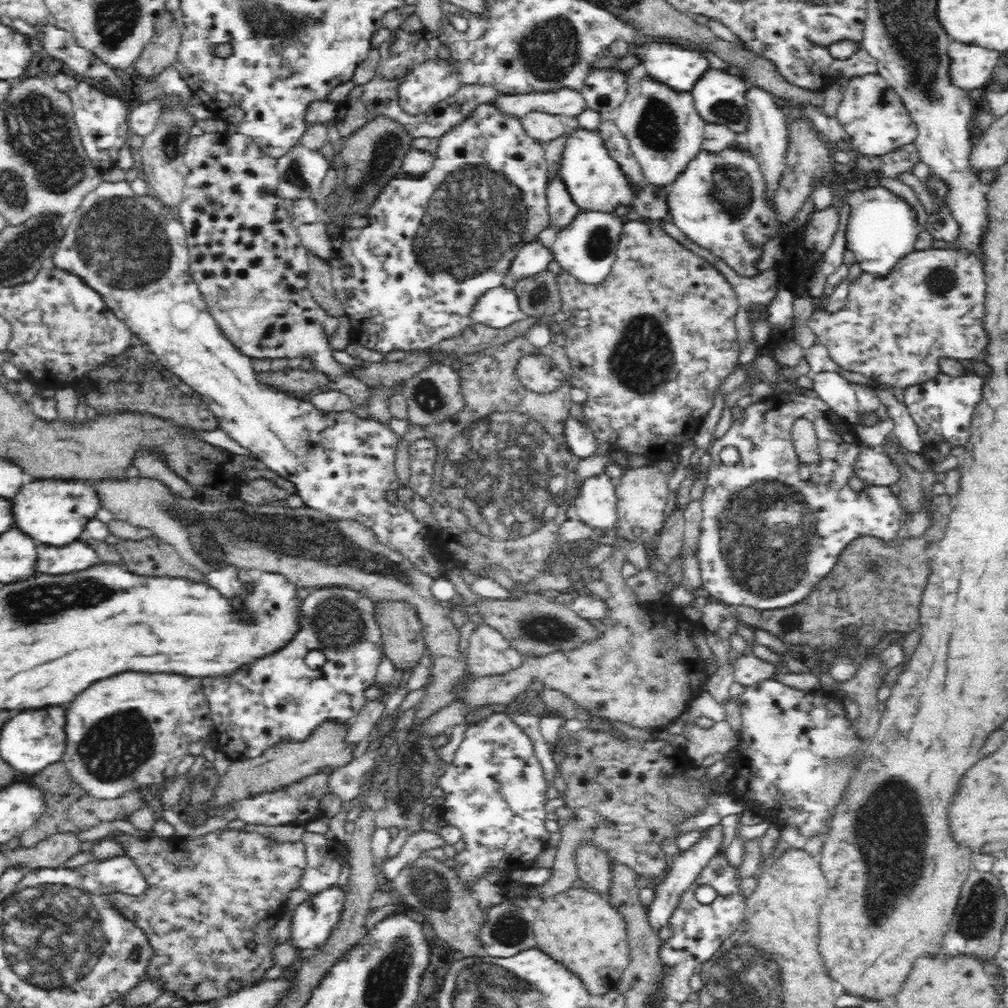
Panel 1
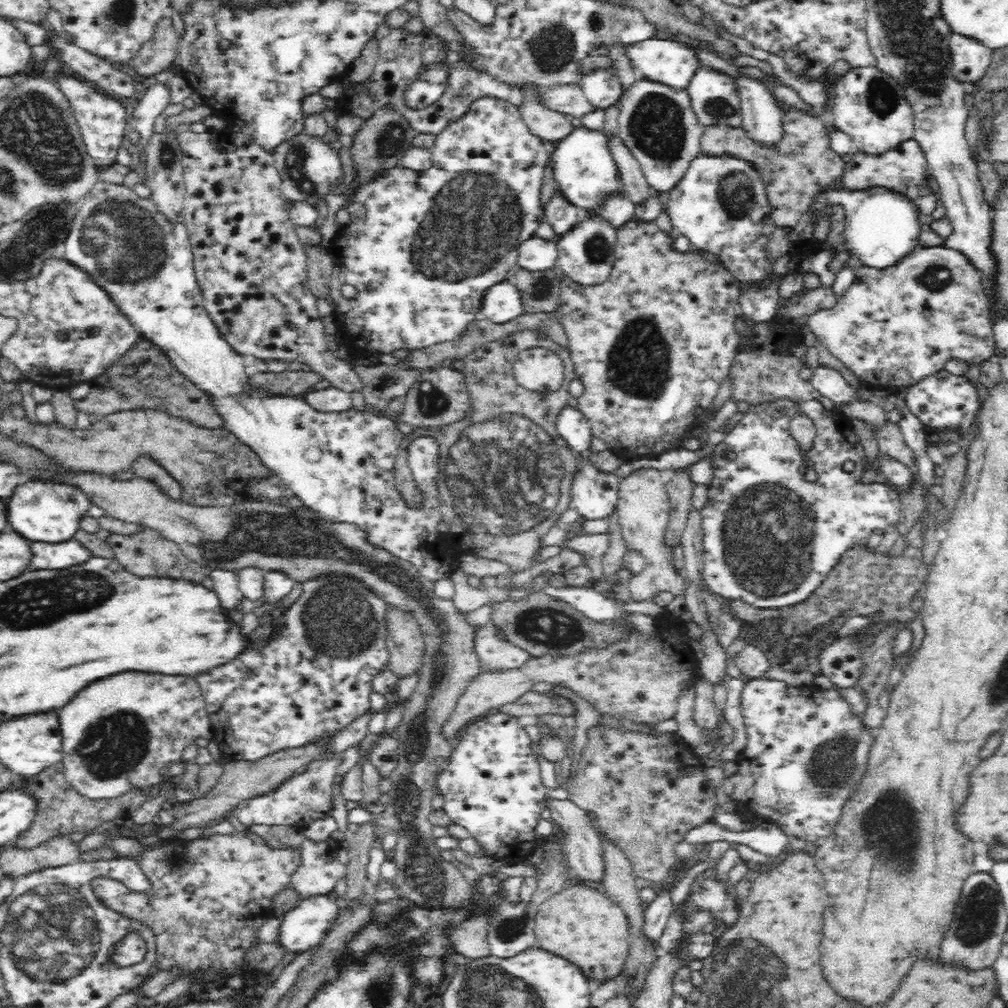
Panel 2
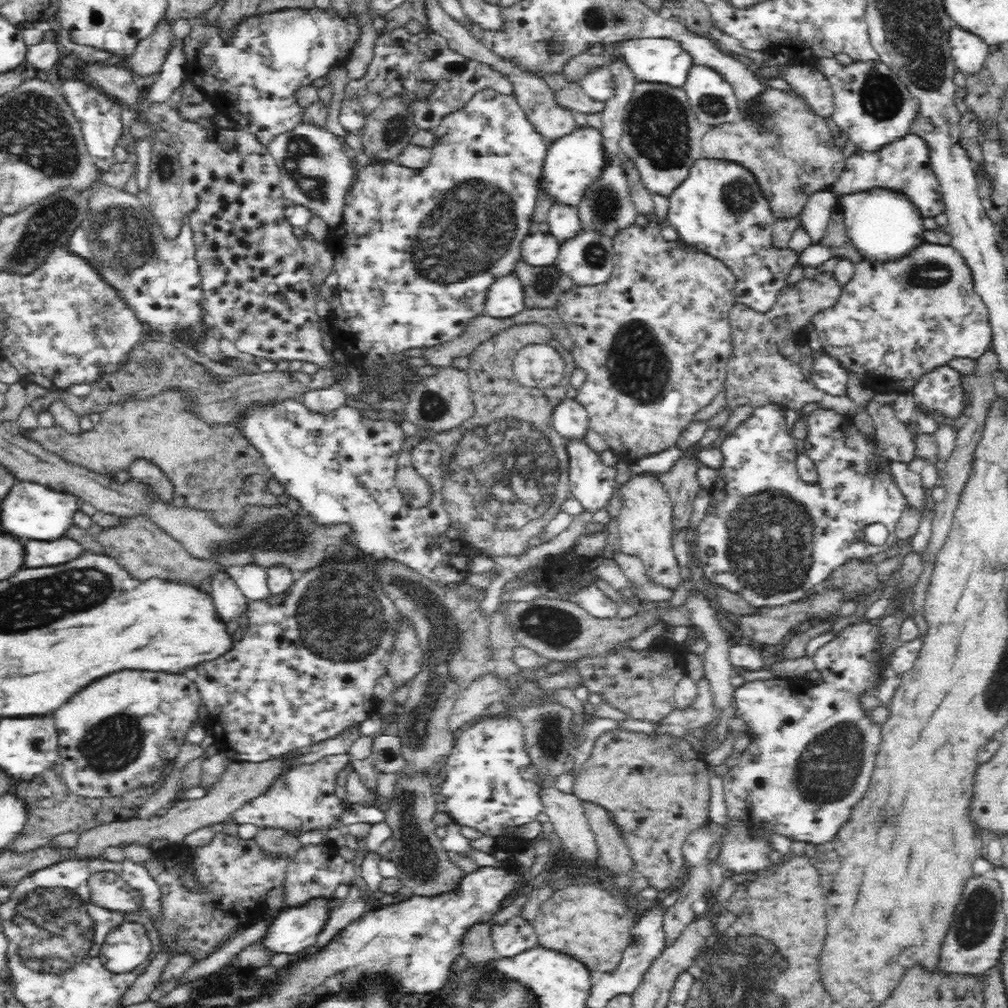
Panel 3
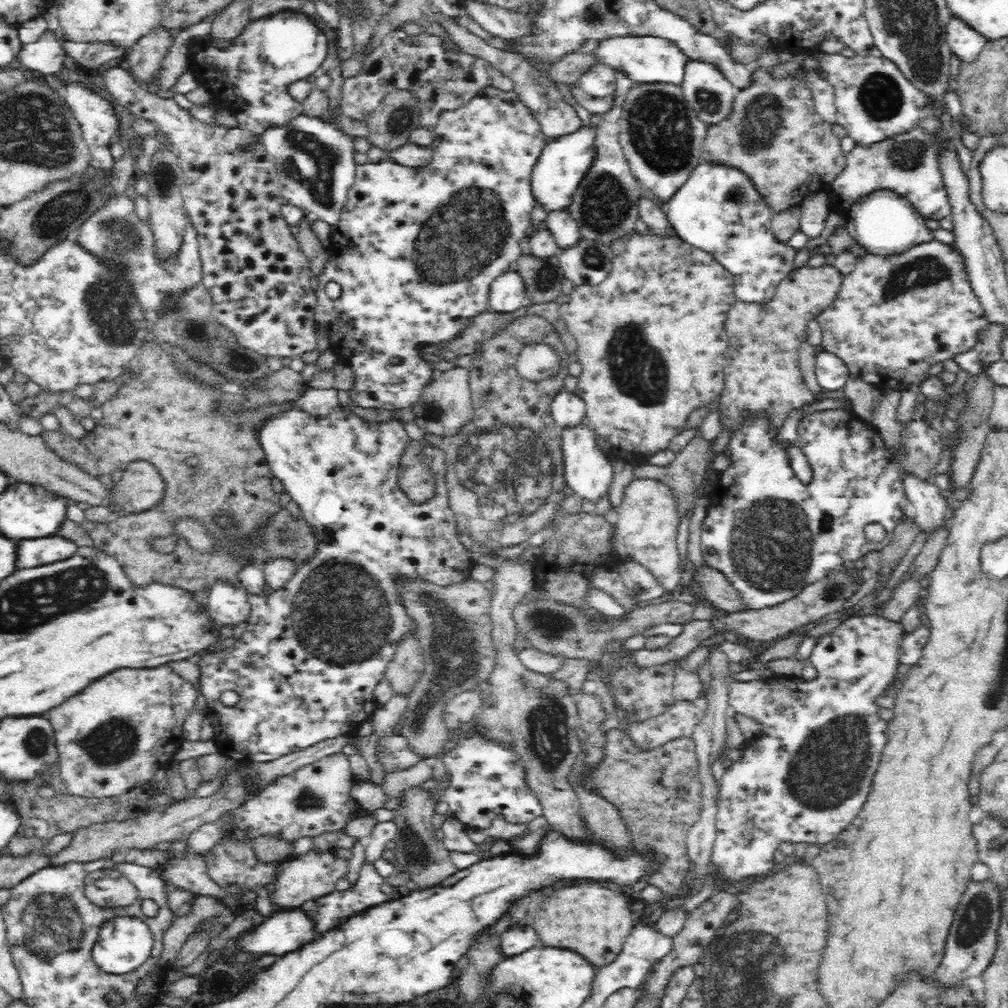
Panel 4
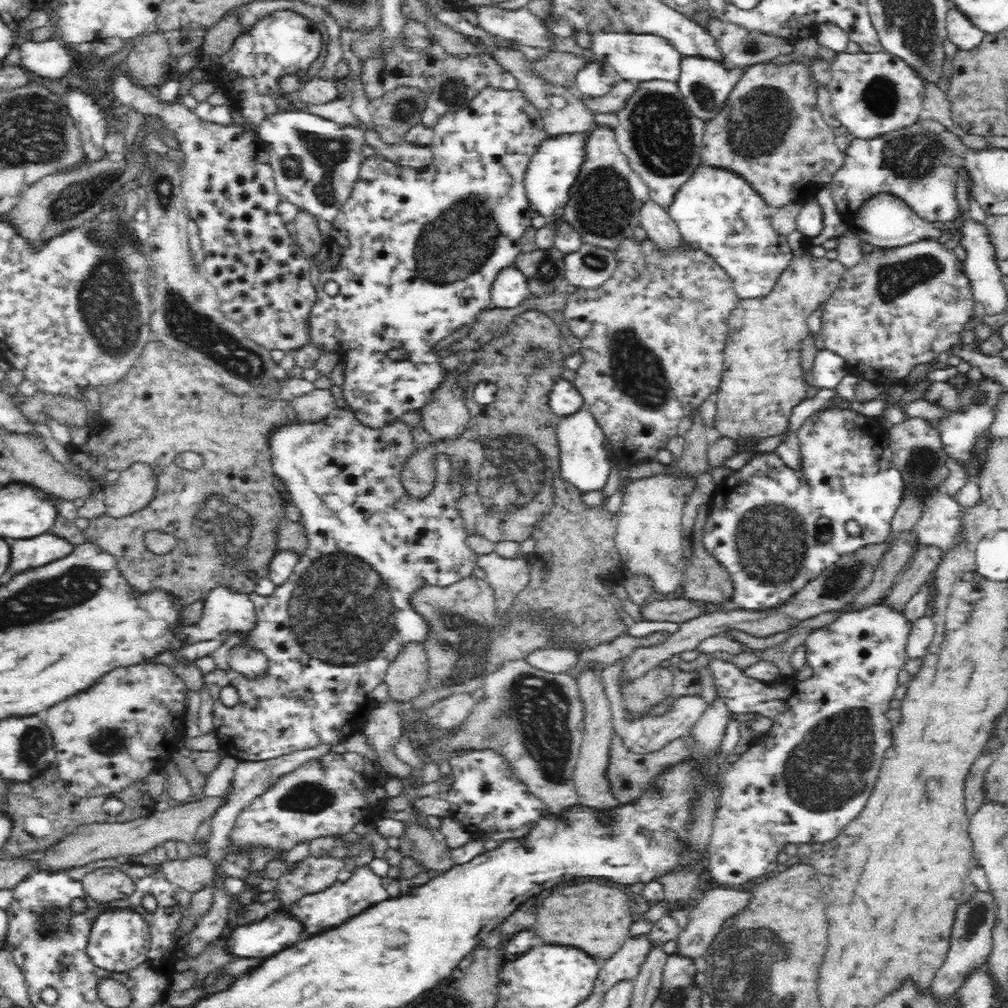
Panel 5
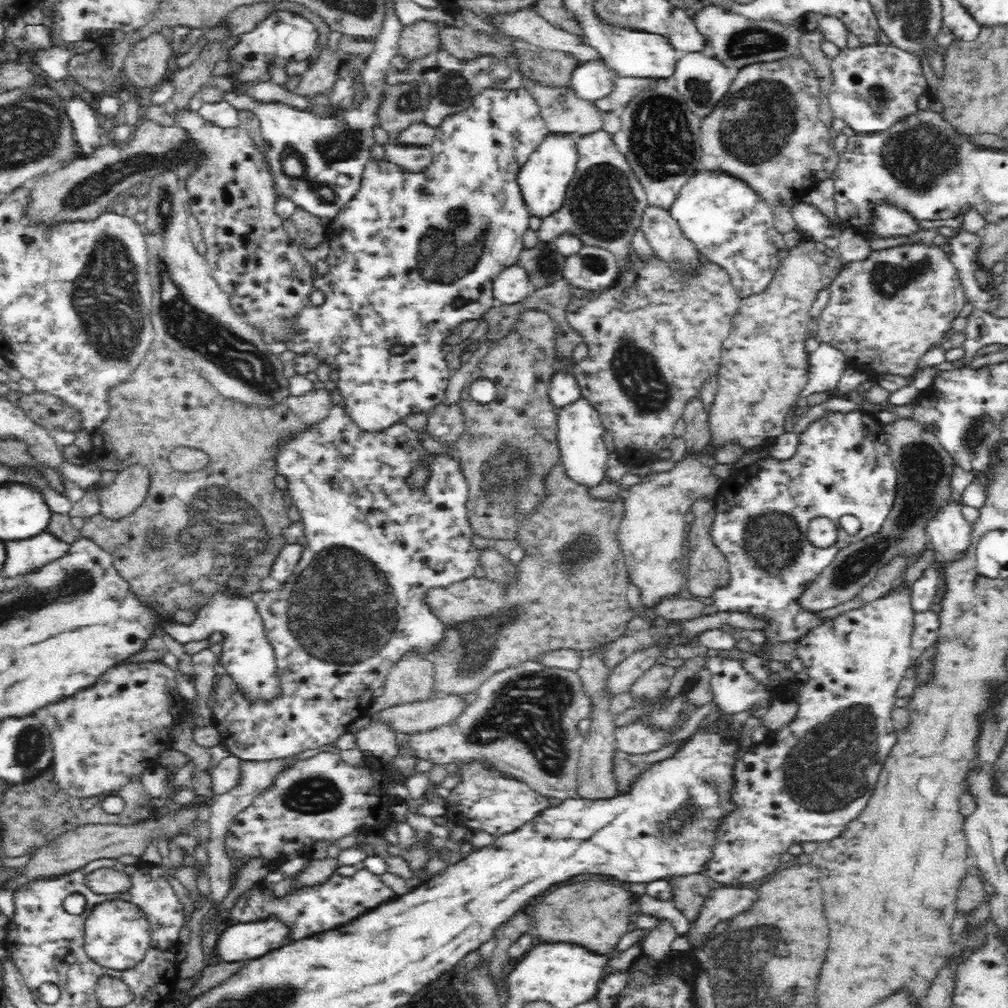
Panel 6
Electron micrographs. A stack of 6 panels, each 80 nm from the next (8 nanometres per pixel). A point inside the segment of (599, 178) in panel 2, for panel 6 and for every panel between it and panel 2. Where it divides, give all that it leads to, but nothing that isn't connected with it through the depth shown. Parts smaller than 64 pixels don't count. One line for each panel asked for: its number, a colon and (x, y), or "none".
3: (571, 162)
4: (561, 165)
5: (553, 169)
6: (542, 179)

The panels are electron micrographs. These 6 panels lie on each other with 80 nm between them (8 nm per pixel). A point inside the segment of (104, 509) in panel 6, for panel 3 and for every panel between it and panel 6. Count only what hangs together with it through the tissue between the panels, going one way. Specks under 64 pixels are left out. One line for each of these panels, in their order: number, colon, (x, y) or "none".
3: (142, 472)
4: (140, 486)
5: (133, 490)

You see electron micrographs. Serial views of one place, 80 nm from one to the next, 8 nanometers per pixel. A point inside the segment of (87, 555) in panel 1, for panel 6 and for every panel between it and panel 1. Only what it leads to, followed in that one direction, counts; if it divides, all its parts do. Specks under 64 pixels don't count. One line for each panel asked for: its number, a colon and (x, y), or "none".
2: (70, 551)
3: (62, 549)
4: (29, 553)
5: (33, 552)
6: (25, 556)

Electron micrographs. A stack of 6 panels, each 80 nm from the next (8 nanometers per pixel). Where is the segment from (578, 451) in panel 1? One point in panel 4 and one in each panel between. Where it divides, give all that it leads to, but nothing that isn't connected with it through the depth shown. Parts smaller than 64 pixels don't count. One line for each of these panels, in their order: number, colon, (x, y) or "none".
2: (572, 425)
3: (570, 418)
4: (567, 408)

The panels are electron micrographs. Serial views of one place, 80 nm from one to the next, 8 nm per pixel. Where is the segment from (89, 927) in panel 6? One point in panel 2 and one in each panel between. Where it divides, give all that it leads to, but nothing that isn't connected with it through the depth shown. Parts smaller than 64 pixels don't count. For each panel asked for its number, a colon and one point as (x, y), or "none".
2: (130, 949)
3: (125, 947)
4: (123, 943)
5: (118, 940)

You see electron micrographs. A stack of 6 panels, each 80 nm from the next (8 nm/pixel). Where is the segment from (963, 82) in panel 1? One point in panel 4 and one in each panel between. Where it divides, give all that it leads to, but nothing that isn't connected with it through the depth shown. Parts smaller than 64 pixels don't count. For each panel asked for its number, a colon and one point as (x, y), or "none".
2: (969, 57)
3: (968, 49)
4: (966, 42)

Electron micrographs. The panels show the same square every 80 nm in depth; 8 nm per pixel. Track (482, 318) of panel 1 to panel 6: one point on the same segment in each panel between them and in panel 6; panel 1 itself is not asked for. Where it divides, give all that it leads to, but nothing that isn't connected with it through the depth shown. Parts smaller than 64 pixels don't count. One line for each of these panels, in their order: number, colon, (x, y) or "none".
2: (503, 301)
3: (506, 297)
4: (508, 293)
5: (511, 287)
6: (512, 285)

